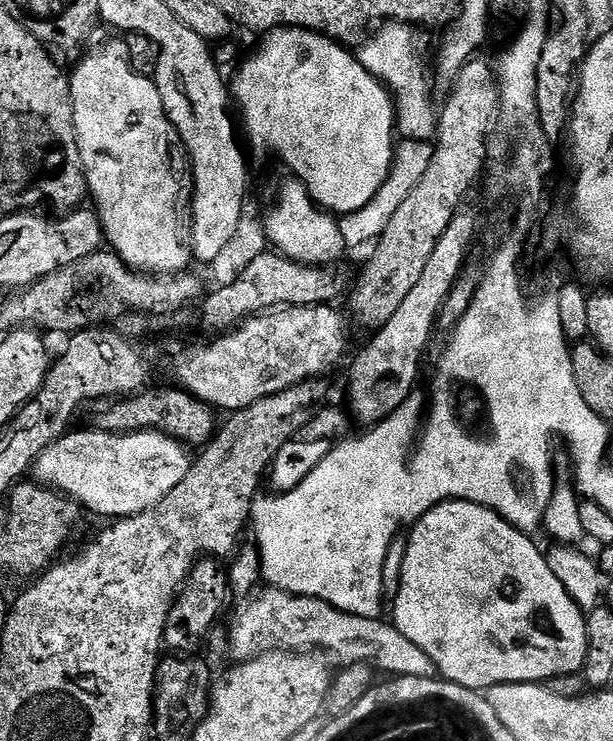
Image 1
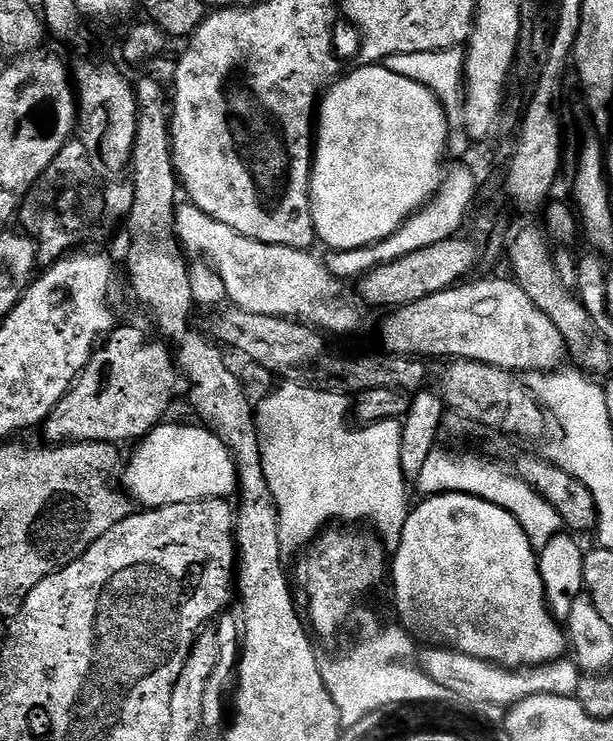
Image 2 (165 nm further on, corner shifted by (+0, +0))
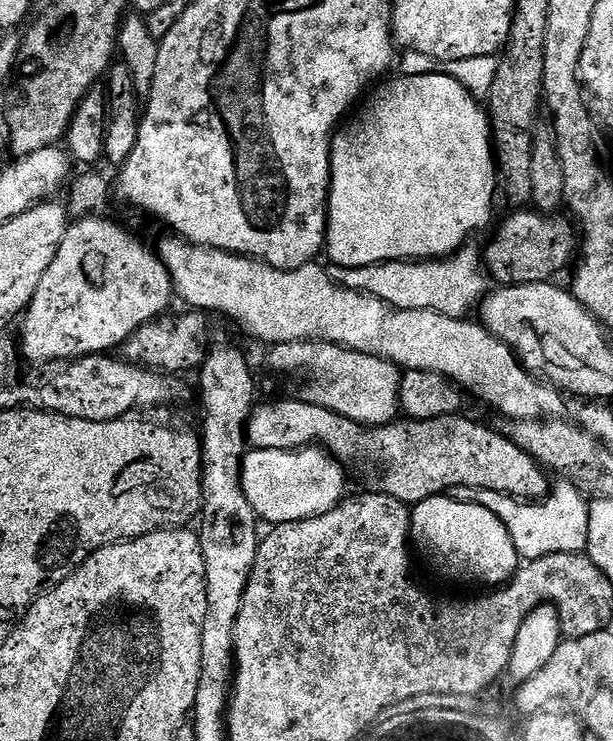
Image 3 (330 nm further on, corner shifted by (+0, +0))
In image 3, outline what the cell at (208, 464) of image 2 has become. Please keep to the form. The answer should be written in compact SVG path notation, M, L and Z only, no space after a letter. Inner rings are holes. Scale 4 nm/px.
M319 446L286 450L249 451L240 466L240 485L265 525L298 522L324 514L345 499L345 465Z

